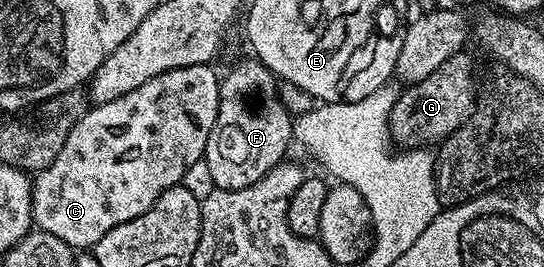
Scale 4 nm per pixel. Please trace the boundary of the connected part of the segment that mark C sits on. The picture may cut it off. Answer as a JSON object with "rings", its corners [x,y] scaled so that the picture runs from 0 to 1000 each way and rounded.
{"rings":[[[369,236],[316,258],[279,288],[279,303],[265,303],[257,333],[243,333],[228,363],[213,363],[213,378],[160,408],[147,453],[132,468],[92,614],[61,659],[55,708],[61,846],[96,873],[96,888],[110,888],[132,933],[171,933],[199,858],[257,813],[311,700],[329,697],[338,648],[377,584],[390,468],[397,468],[404,281],[390,255]]]}

